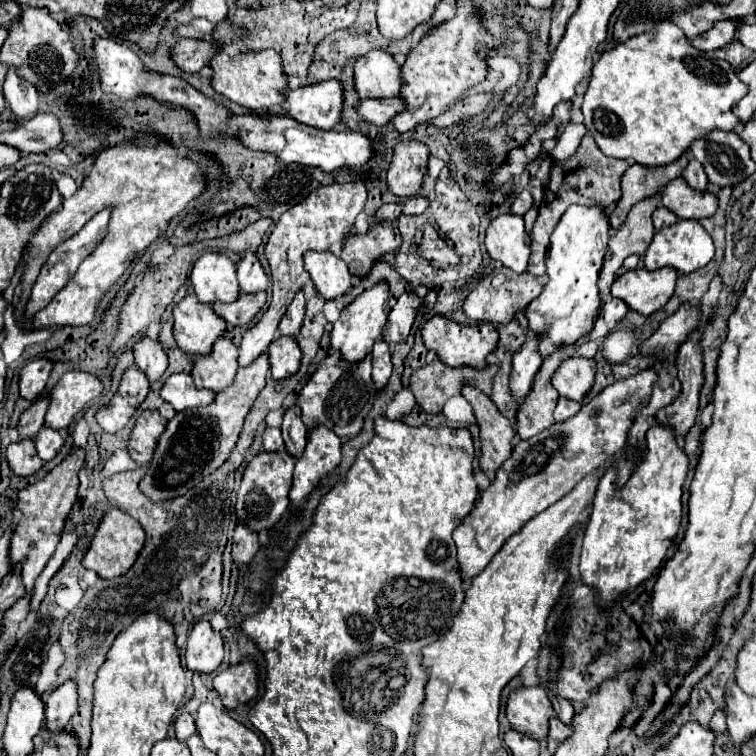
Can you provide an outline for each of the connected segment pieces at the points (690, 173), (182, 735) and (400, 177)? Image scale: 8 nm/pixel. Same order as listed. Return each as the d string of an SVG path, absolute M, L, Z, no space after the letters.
M690 160L688 168L684 170L684 180L694 190L706 190L706 186L708 186L708 176L704 174L704 168L696 160Z
M182 712L176 722L174 722L174 730L176 730L176 738L180 742L186 742L186 738L190 738L196 732L196 720L194 714L190 712Z
M416 140L398 142L388 168L388 190L398 198L412 198L420 194L428 172L428 158L430 150L426 144Z

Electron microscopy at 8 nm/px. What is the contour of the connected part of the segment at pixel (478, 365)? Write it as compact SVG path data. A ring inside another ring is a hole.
M434 316L430 318L424 328L422 328L422 340L426 344L428 350L436 352L438 358L452 368L460 368L460 366L470 366L476 370L486 370L488 368L488 356L492 352L496 352L498 348L498 330L494 326L488 324L480 324L480 326L460 326L444 316Z

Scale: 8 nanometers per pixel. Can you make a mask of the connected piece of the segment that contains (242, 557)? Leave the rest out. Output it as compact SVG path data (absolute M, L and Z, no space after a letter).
M236 526L234 532L234 542L232 542L232 560L238 566L246 566L252 562L252 558L256 556L260 544L258 544L258 536L244 530L244 526Z

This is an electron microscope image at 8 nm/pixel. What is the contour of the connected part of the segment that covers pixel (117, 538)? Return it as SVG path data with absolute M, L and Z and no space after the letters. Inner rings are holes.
M110 508L104 514L104 520L98 526L98 532L94 534L94 540L90 544L90 550L86 552L82 564L88 570L94 570L100 578L118 578L124 576L136 562L138 554L142 552L146 542L146 534L142 526L128 514L124 514L118 508Z

